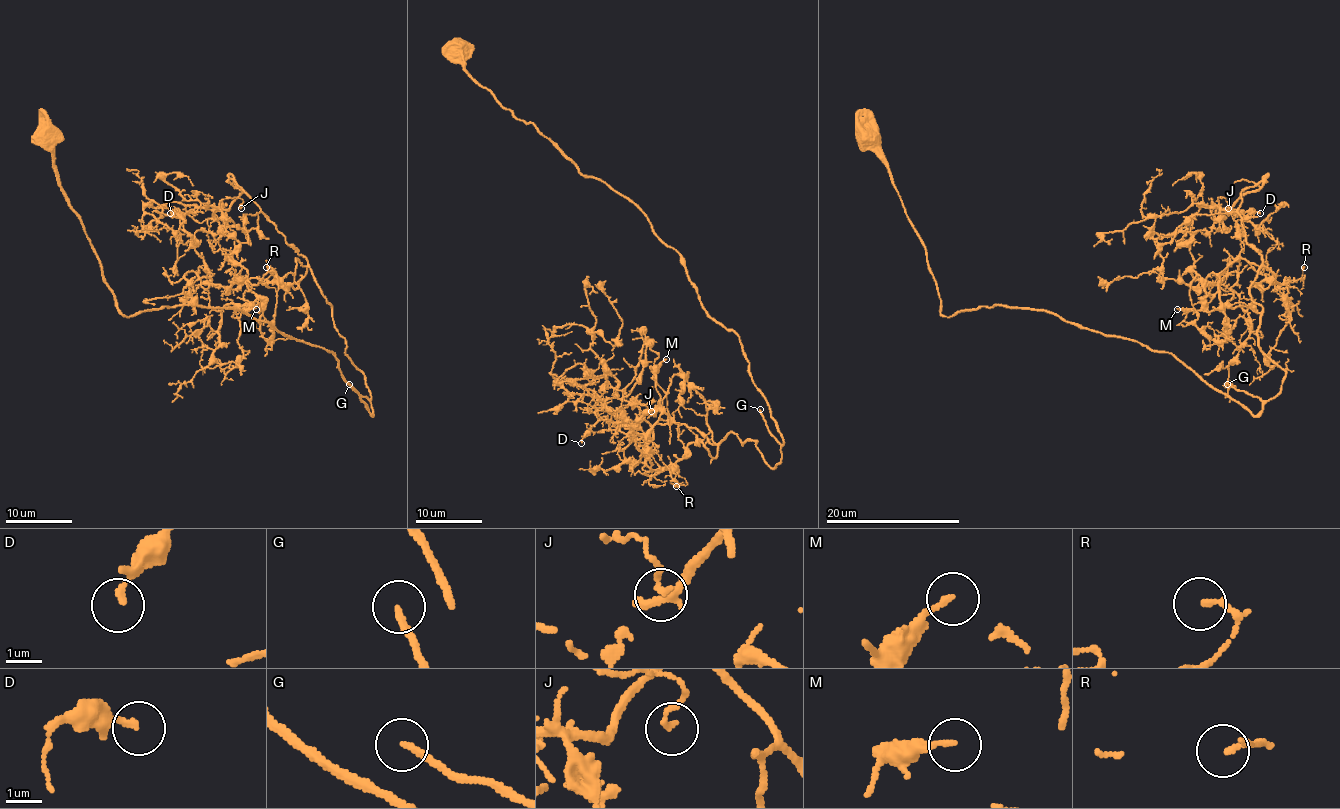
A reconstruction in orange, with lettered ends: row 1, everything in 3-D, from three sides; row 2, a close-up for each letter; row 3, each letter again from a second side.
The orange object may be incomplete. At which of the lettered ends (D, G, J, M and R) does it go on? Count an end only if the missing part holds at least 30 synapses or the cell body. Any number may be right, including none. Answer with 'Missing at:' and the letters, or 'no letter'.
Missing at: G

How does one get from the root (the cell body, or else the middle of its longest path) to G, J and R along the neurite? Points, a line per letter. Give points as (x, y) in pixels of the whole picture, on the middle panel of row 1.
G: (459, 46), (482, 86), (584, 175), (624, 195), (679, 255), (703, 309), (738, 337), (782, 444), (760, 409)
J: (459, 46), (679, 255), (738, 337), (782, 459), (629, 401), (651, 411)
R: (459, 46), (506, 108), (646, 217), (740, 341), (782, 459), (730, 433), (715, 458), (691, 443), (676, 486)

